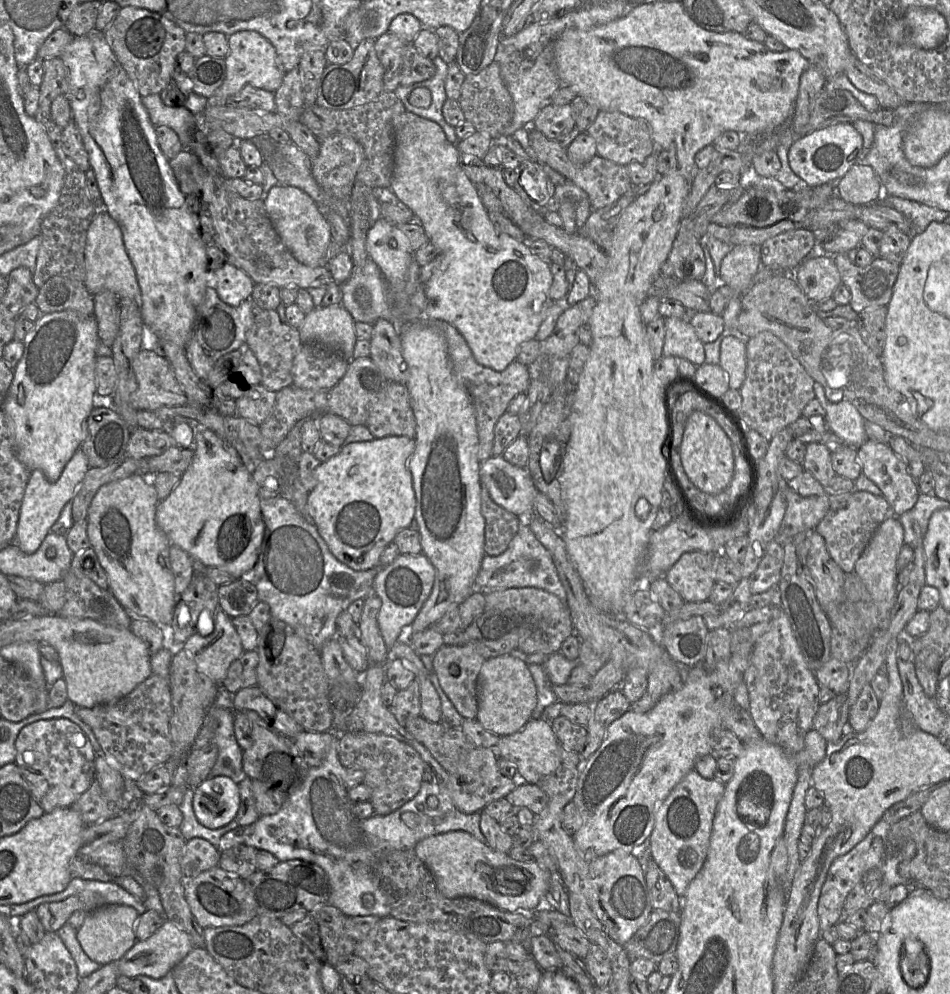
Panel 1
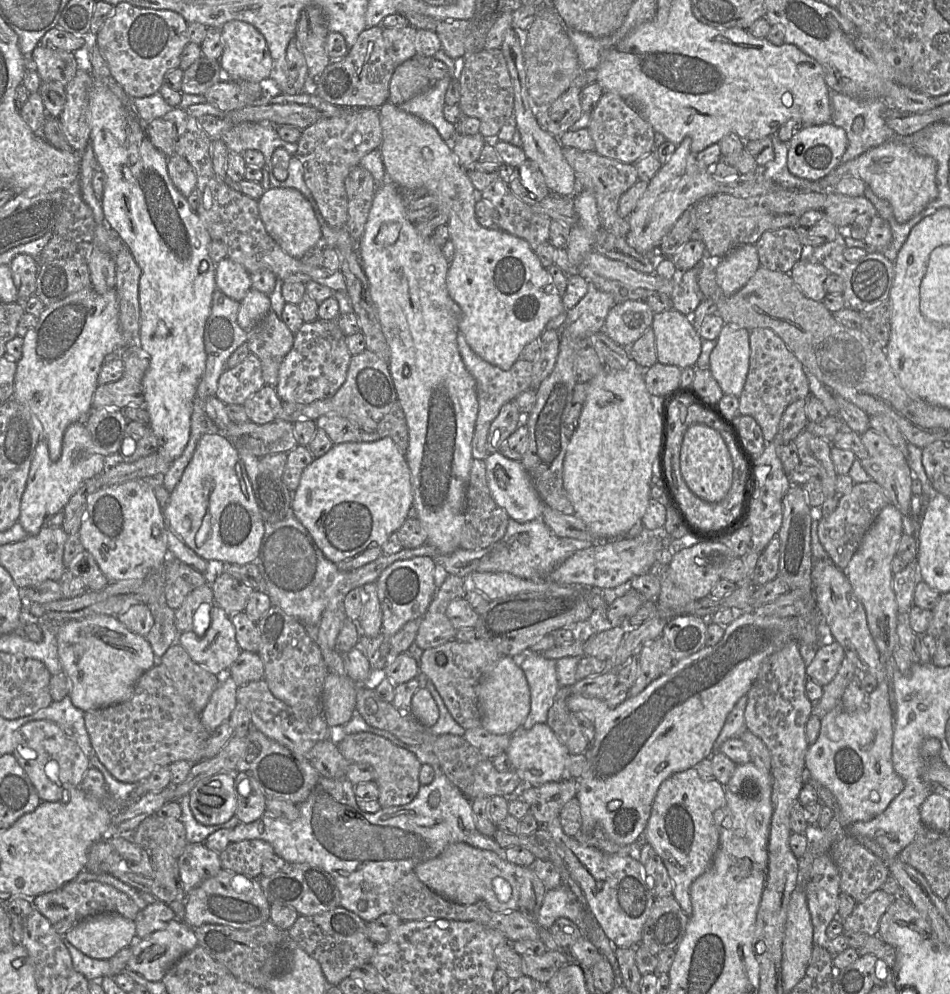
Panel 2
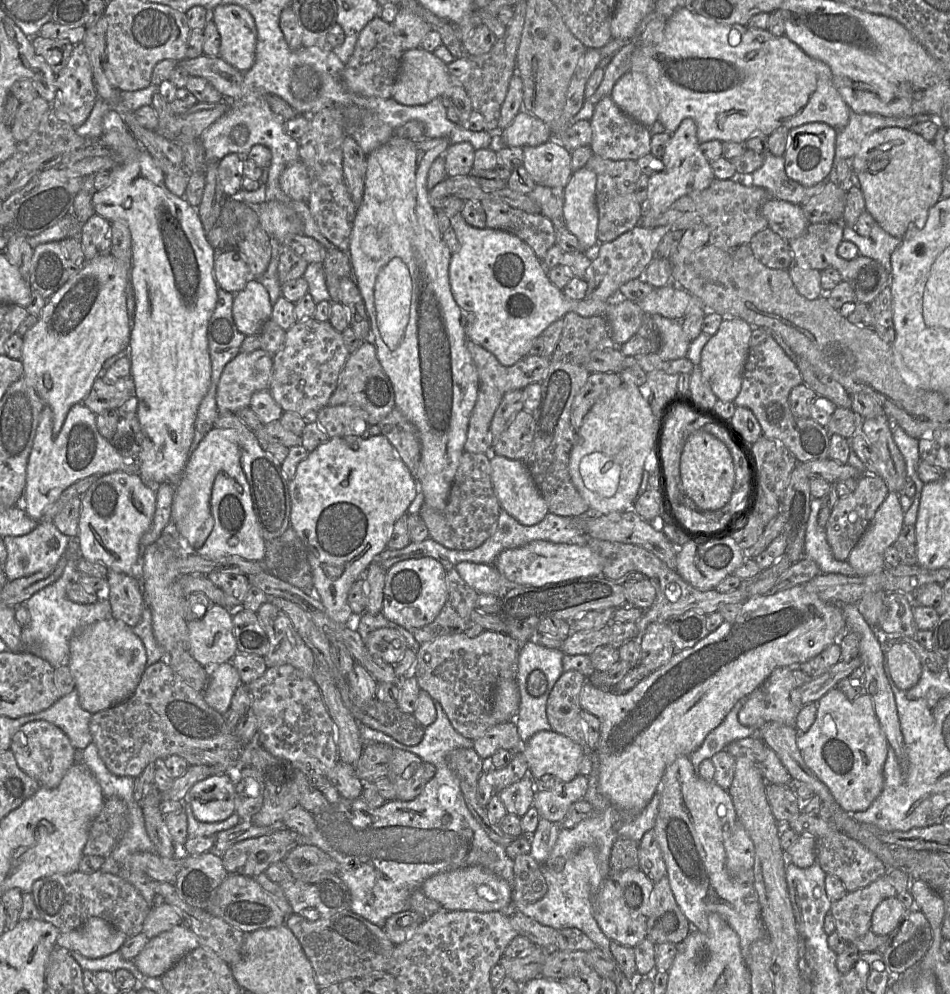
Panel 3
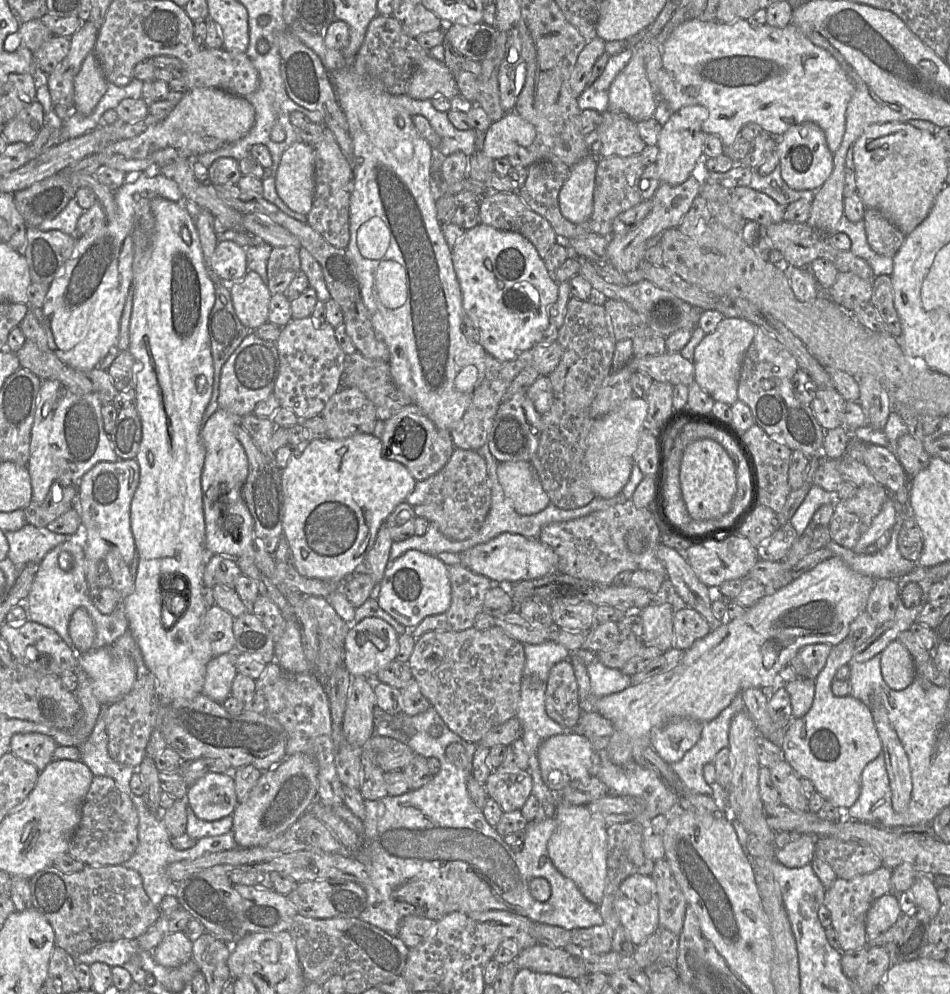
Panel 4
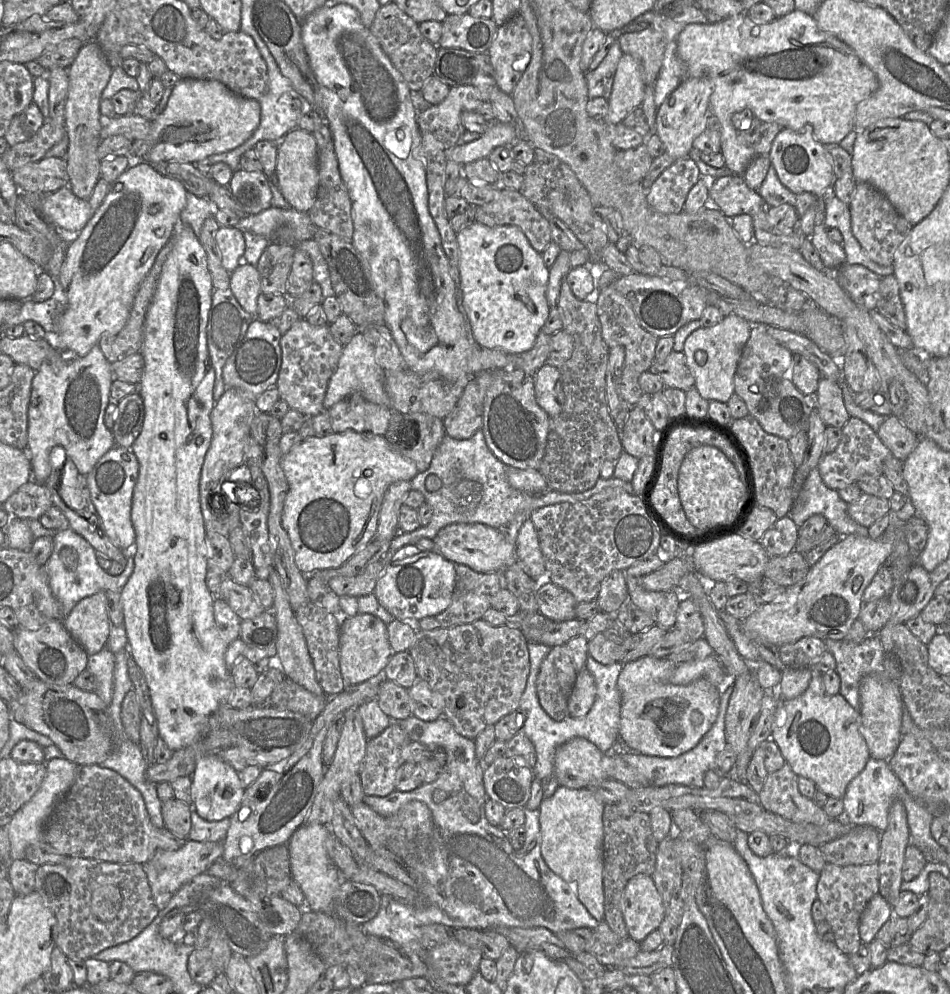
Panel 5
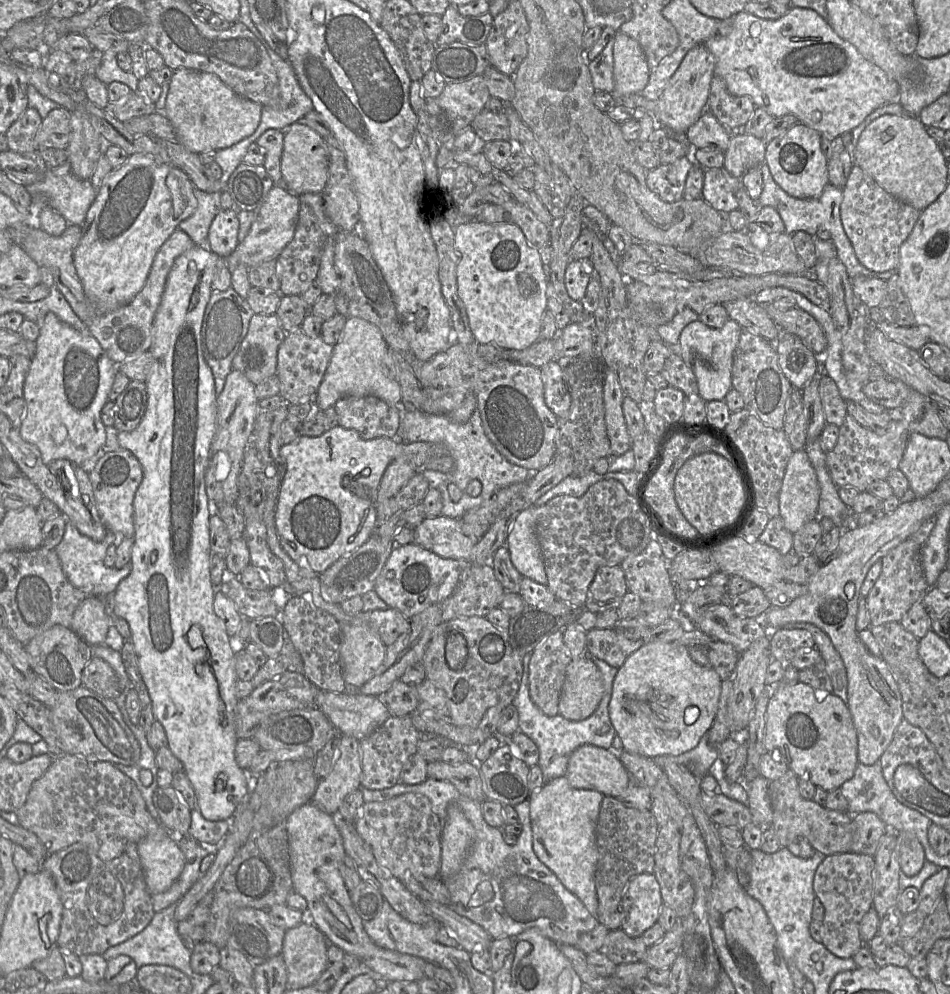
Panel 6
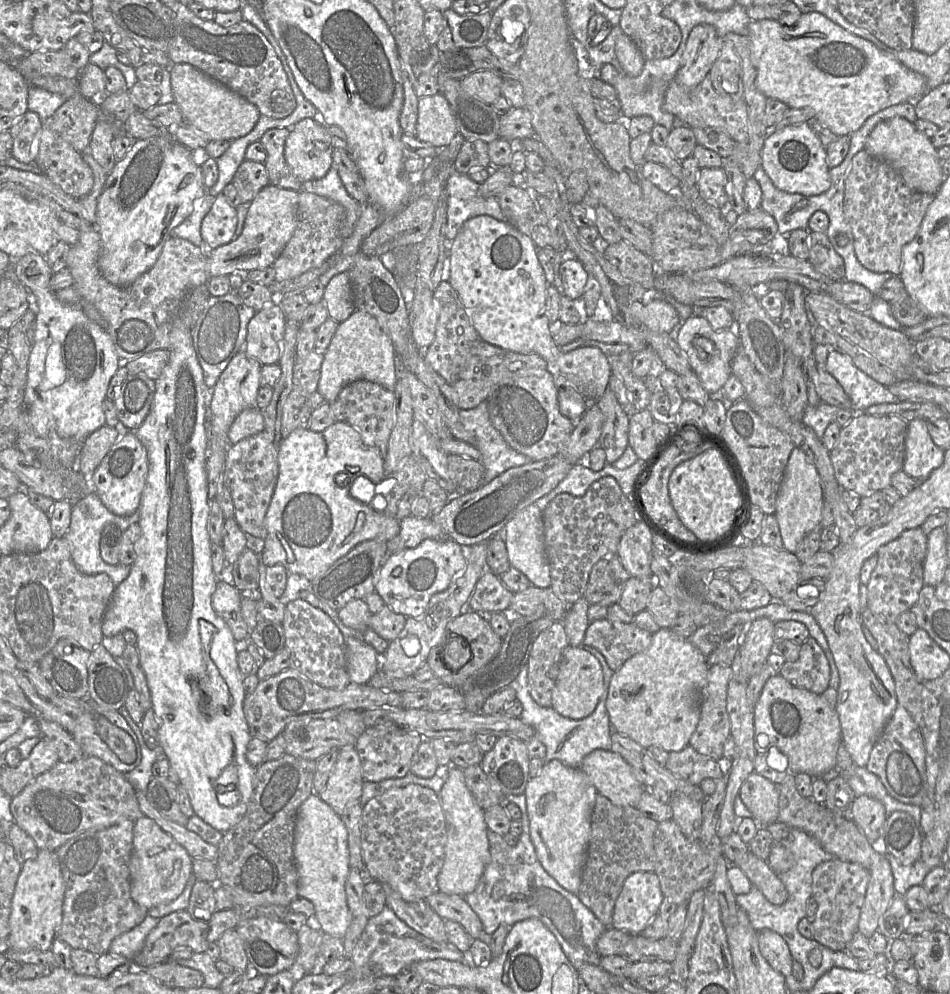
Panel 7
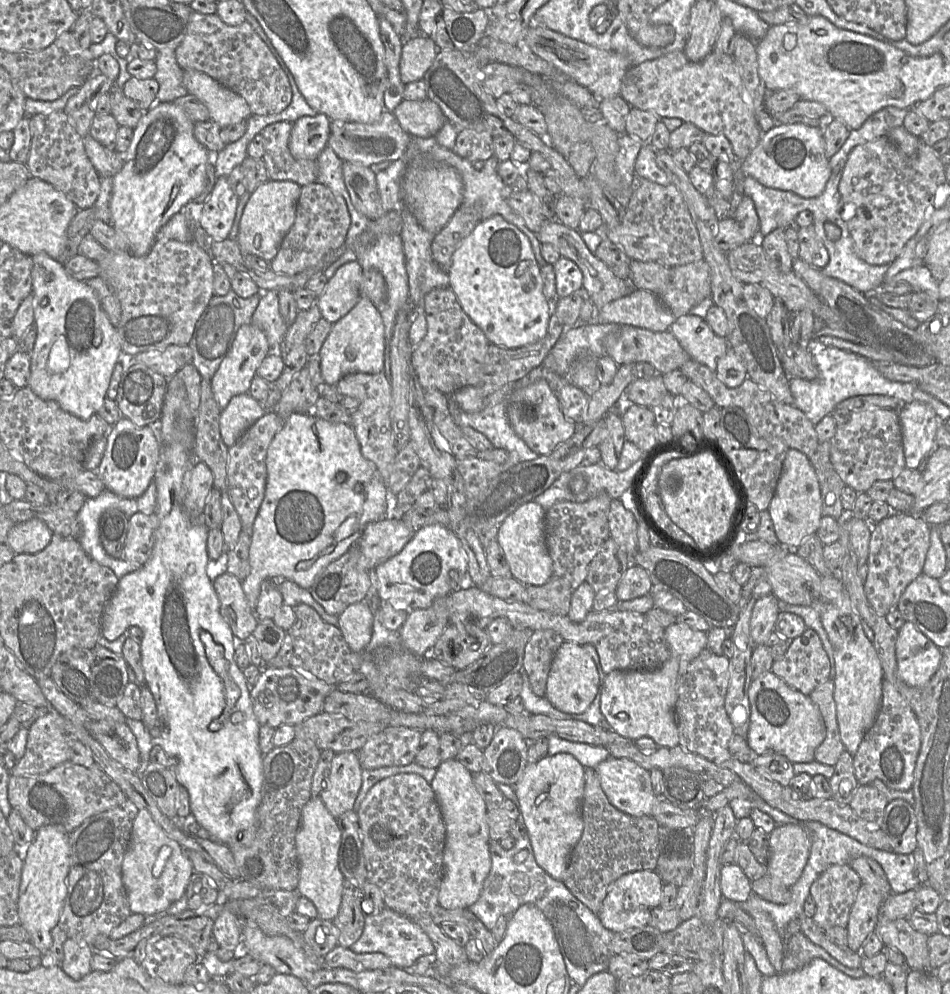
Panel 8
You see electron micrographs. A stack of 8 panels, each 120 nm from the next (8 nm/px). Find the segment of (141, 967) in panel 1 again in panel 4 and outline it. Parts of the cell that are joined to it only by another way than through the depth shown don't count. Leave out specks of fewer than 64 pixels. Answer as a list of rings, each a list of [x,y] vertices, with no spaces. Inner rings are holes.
[[[185,932],[165,935],[152,951],[154,960],[165,967],[175,968],[192,959],[193,942]]]

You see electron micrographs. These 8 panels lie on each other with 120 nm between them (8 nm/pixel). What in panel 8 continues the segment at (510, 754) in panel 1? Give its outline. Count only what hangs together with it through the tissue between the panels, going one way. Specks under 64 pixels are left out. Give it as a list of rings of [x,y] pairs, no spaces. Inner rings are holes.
[[[612,756],[600,762],[595,771],[605,795],[614,807],[631,816],[651,816],[659,797],[653,791],[650,771],[630,759]]]

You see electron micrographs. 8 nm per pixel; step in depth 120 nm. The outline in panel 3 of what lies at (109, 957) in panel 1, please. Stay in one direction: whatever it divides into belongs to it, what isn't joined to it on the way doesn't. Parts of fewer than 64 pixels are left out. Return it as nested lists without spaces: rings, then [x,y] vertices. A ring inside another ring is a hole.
[[[91,917],[79,928],[60,933],[56,945],[92,959],[105,957],[121,948],[128,936],[99,917]]]

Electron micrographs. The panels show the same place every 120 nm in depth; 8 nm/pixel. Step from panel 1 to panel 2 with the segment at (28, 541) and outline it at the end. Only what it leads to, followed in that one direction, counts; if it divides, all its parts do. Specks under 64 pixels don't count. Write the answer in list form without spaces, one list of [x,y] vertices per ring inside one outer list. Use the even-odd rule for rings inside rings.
[[[84,421],[72,423],[67,427],[63,435],[61,456],[56,462],[53,462],[50,459],[48,444],[46,440],[42,438],[36,446],[34,457],[31,462],[26,487],[21,498],[20,516],[18,522],[29,536],[37,535],[41,528],[54,514],[59,511],[63,511],[70,498],[86,480],[94,477],[95,475],[100,475],[105,468],[110,465],[118,464],[122,461],[123,458],[120,453],[113,456],[104,457],[96,451],[96,447],[85,427]]]

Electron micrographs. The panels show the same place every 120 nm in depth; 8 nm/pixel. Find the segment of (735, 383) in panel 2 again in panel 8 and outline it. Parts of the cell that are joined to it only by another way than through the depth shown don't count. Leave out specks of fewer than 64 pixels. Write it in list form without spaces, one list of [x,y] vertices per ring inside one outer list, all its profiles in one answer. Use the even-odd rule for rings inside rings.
[[[695,315],[679,317],[669,330],[692,360],[715,372],[718,359],[730,348],[726,338],[716,335],[704,319]]]

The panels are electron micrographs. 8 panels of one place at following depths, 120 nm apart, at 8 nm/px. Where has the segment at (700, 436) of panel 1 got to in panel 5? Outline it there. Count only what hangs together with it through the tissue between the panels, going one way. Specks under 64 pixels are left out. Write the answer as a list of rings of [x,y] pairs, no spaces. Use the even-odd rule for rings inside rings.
[[[700,446],[686,455],[680,466],[677,488],[687,519],[699,530],[732,522],[747,497],[744,481],[736,466],[713,446]]]

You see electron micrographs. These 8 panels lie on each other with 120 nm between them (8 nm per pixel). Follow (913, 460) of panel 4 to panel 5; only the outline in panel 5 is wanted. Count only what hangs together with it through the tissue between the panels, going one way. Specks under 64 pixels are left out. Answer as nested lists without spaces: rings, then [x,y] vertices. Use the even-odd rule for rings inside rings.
[[[893,414],[886,417],[877,435],[893,456],[904,462],[915,449],[919,435],[912,432]]]

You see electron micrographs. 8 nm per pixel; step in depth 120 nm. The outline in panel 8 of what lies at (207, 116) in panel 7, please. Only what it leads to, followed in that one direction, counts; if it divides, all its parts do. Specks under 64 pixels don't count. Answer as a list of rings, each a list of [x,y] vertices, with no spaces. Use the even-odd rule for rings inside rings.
[[[184,70],[183,85],[188,94],[196,96],[207,107],[209,120],[222,129],[247,121],[252,115],[250,107],[243,97],[203,72]]]

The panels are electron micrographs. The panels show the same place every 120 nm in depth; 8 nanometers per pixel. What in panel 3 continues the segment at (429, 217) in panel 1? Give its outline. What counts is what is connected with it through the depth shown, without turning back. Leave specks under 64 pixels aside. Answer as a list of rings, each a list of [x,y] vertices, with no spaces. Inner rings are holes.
[[[461,213],[455,214],[451,218],[451,227],[456,233],[457,240],[458,240],[458,248],[457,250],[452,253],[452,257],[450,260],[449,266],[449,281],[450,287],[452,291],[452,295],[459,305],[461,310],[466,314],[466,336],[467,339],[473,341],[474,343],[482,346],[487,351],[491,352],[497,360],[503,366],[512,366],[516,364],[519,360],[526,357],[530,349],[532,347],[532,342],[535,338],[542,335],[544,330],[553,322],[563,319],[563,317],[569,312],[575,312],[583,317],[590,317],[596,315],[605,315],[606,311],[609,307],[609,302],[600,301],[600,300],[592,300],[592,299],[581,299],[581,300],[572,300],[565,296],[562,290],[558,289],[549,279],[548,277],[548,270],[546,270],[543,262],[536,256],[533,249],[519,237],[509,232],[503,230],[497,230],[493,228],[476,228],[469,225]]]

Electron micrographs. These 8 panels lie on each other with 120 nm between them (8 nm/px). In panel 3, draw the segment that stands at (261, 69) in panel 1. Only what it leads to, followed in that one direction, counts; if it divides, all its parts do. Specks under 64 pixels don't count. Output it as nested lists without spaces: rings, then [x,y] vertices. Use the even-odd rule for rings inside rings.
[[[236,4],[218,5],[212,10],[220,37],[219,56],[241,72],[254,64],[257,29],[251,13]]]

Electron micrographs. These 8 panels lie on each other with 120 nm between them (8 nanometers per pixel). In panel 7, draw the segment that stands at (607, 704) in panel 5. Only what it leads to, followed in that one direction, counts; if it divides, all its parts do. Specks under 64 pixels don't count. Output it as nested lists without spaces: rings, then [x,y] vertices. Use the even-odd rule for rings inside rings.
[[[583,644],[580,647],[592,654],[599,661],[603,672],[603,692],[595,710],[588,717],[574,720],[560,715],[552,707],[543,707],[538,705],[529,692],[527,664],[521,668],[515,681],[510,684],[516,691],[516,699],[522,704],[523,709],[520,716],[521,720],[525,724],[534,728],[535,736],[546,747],[546,755],[543,759],[544,764],[557,759],[570,767],[580,768],[584,757],[592,751],[596,749],[611,749],[611,723],[606,709],[606,700],[610,680],[614,671],[609,667],[603,655],[596,649]]]

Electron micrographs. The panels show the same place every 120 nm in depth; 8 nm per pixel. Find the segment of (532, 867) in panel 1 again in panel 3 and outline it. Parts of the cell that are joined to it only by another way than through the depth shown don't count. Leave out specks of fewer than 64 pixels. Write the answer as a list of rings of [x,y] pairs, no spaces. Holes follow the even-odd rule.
[[[469,866],[442,872],[426,879],[422,884],[424,894],[437,901],[443,909],[475,912],[506,912],[512,908],[512,886],[483,866]]]

